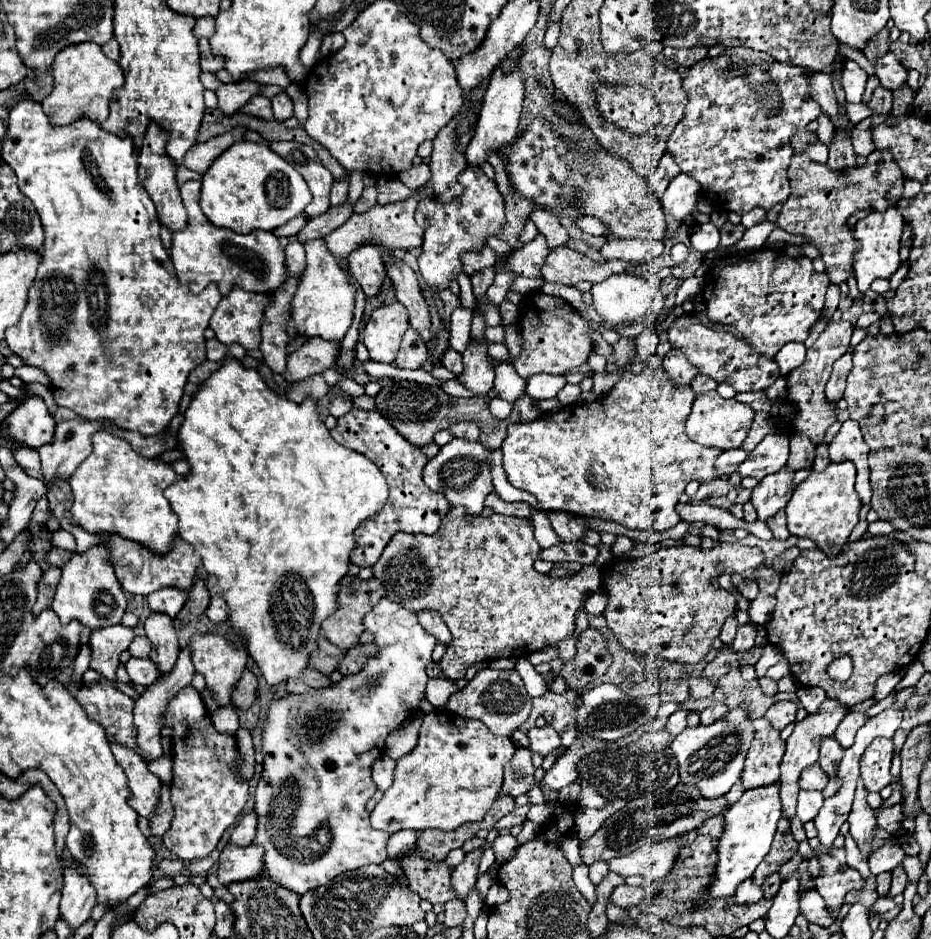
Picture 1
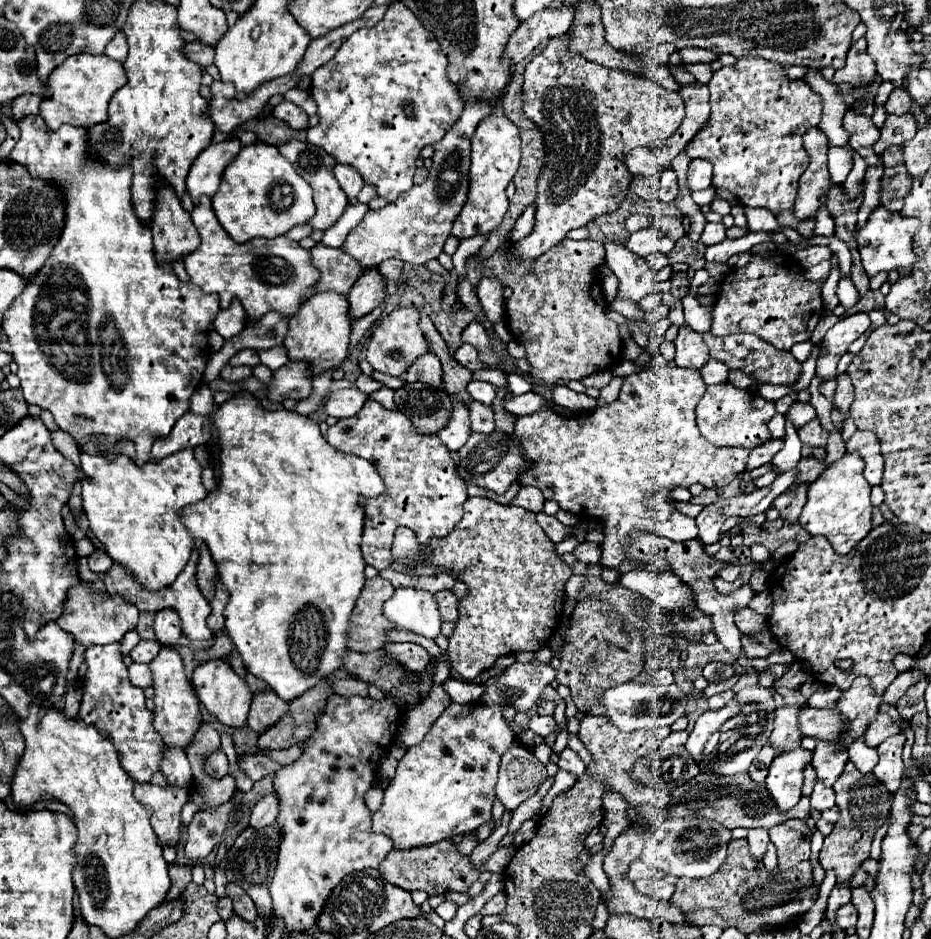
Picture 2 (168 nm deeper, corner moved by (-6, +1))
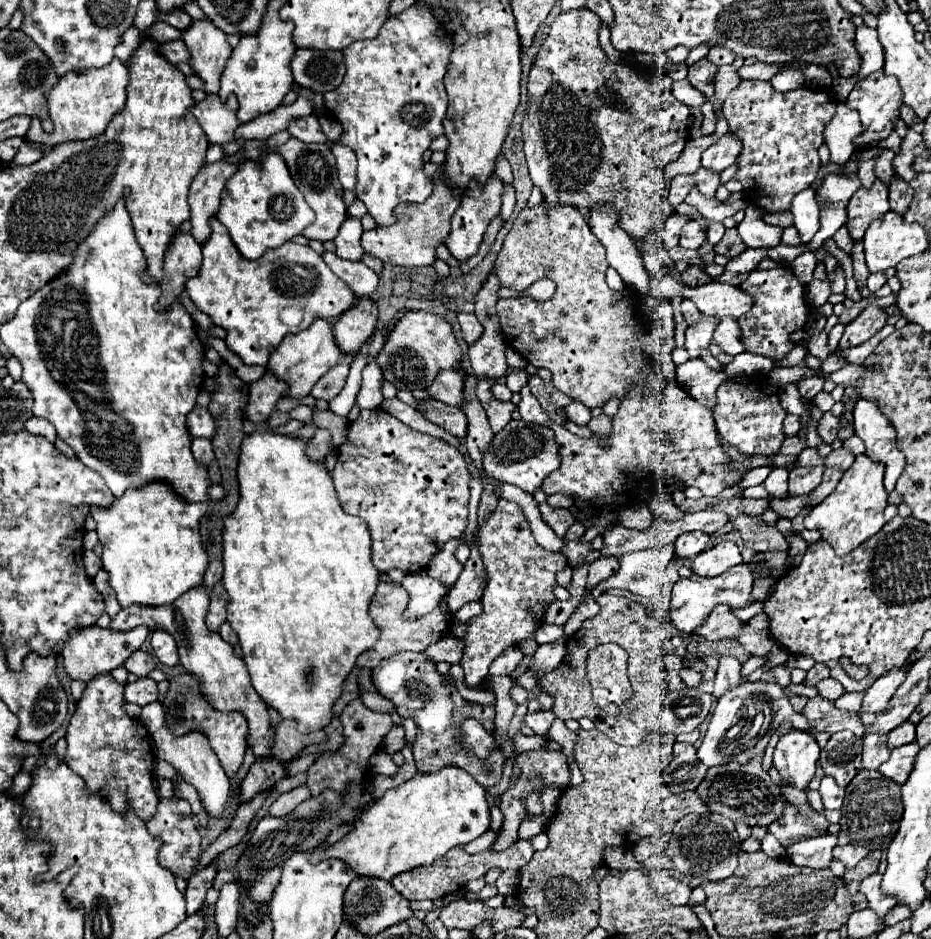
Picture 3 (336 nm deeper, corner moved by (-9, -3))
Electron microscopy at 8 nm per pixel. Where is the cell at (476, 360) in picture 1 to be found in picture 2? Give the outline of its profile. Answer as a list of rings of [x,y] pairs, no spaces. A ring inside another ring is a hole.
[[[473,320],[473,322],[463,330],[463,342],[473,344],[473,346],[479,350],[483,362],[487,362],[489,366],[497,366],[497,356],[495,356],[495,352],[493,352],[493,348],[491,348],[489,336],[487,336],[485,328],[483,328],[477,320]]]

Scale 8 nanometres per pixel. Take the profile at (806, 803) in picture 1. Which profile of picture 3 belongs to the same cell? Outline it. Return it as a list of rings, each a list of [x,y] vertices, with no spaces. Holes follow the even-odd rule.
[[[826,776],[822,778],[822,784],[820,784],[820,796],[822,796],[822,802],[824,802],[824,808],[828,810],[836,810],[842,806],[842,798],[844,798],[844,788],[840,788],[834,778]]]

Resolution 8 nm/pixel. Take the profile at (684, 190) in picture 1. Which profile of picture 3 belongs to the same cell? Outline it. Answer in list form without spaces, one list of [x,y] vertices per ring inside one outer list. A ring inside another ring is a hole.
[[[726,134],[718,142],[714,142],[708,150],[704,150],[700,162],[704,168],[720,174],[722,170],[734,164],[738,150],[740,150],[740,142],[736,138],[730,138],[730,134]]]

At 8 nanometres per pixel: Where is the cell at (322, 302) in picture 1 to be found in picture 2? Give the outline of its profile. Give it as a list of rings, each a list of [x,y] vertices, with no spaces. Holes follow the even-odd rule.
[[[329,290],[319,292],[311,300],[307,300],[299,308],[299,312],[289,320],[289,332],[285,336],[283,346],[287,350],[289,360],[307,362],[311,368],[311,376],[315,378],[321,372],[341,366],[341,362],[347,358],[349,334],[351,334],[351,322],[347,314],[347,298]]]

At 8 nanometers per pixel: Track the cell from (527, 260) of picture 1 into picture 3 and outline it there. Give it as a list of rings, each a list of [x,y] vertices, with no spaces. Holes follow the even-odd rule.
[[[572,10],[572,12],[562,12],[552,28],[550,34],[546,36],[546,40],[540,46],[540,52],[532,64],[530,76],[528,76],[528,108],[526,108],[526,116],[522,122],[522,140],[524,140],[524,152],[526,152],[526,160],[528,160],[528,168],[530,168],[530,178],[534,182],[534,186],[538,186],[544,194],[544,204],[546,206],[572,206],[578,210],[594,210],[600,204],[610,204],[618,214],[618,224],[632,236],[632,238],[644,238],[648,236],[654,228],[660,226],[660,220],[652,220],[654,216],[654,208],[658,206],[660,198],[666,192],[666,184],[664,184],[664,168],[666,164],[678,160],[678,156],[684,150],[684,144],[688,140],[688,126],[686,126],[686,118],[690,114],[690,108],[686,104],[682,104],[680,100],[676,100],[670,92],[672,80],[668,76],[656,80],[656,82],[648,82],[644,78],[640,78],[632,66],[616,66],[612,64],[606,54],[602,52],[600,44],[598,44],[598,26],[600,26],[600,18],[588,10]]]

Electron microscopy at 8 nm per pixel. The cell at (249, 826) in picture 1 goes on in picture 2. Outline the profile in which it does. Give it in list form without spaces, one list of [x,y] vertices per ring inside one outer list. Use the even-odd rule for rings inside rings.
[[[267,794],[253,808],[251,826],[255,826],[259,830],[263,826],[273,824],[277,820],[277,816],[279,816],[279,798],[277,798],[277,794]]]

